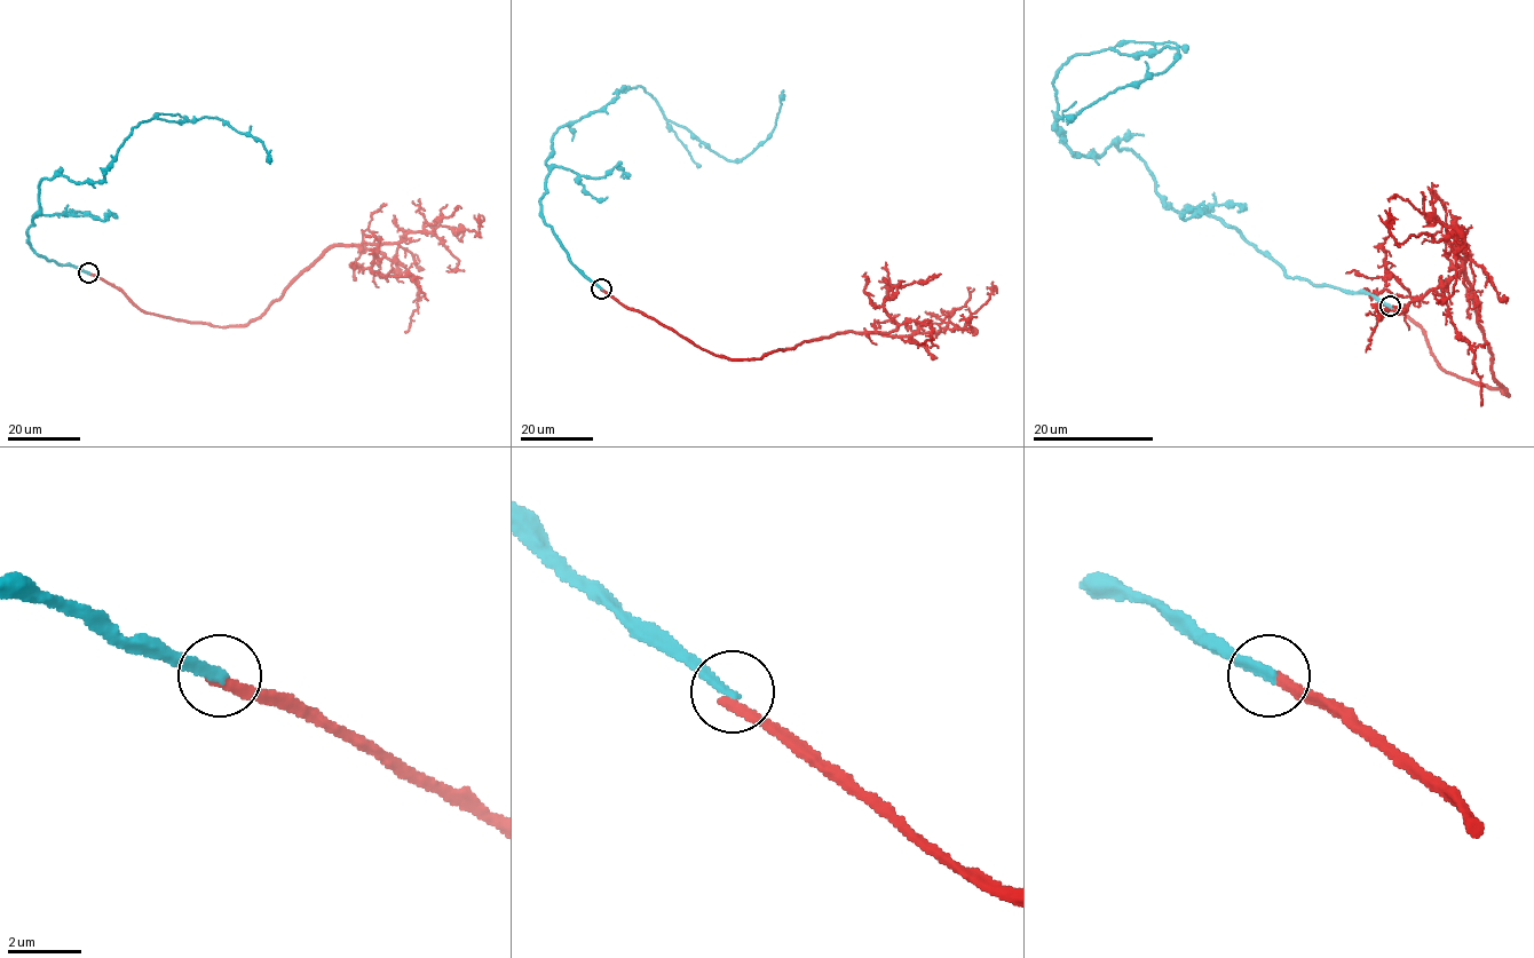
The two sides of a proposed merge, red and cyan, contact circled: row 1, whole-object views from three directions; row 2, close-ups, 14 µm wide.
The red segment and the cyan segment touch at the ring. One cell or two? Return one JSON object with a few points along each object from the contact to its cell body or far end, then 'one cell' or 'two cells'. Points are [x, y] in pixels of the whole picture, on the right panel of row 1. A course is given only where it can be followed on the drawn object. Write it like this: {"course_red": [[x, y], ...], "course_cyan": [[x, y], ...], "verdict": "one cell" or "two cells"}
{"course_red": [[1391, 306], [1447, 372], [1508, 395], [1463, 239], [1448, 227], [1398, 244], [1385, 212]], "course_cyan": [[1390, 306], [1176, 212], [1129, 150], [1070, 150], [1060, 68], [1176, 48], [1065, 116], [1075, 101]], "verdict": "two cells"}

